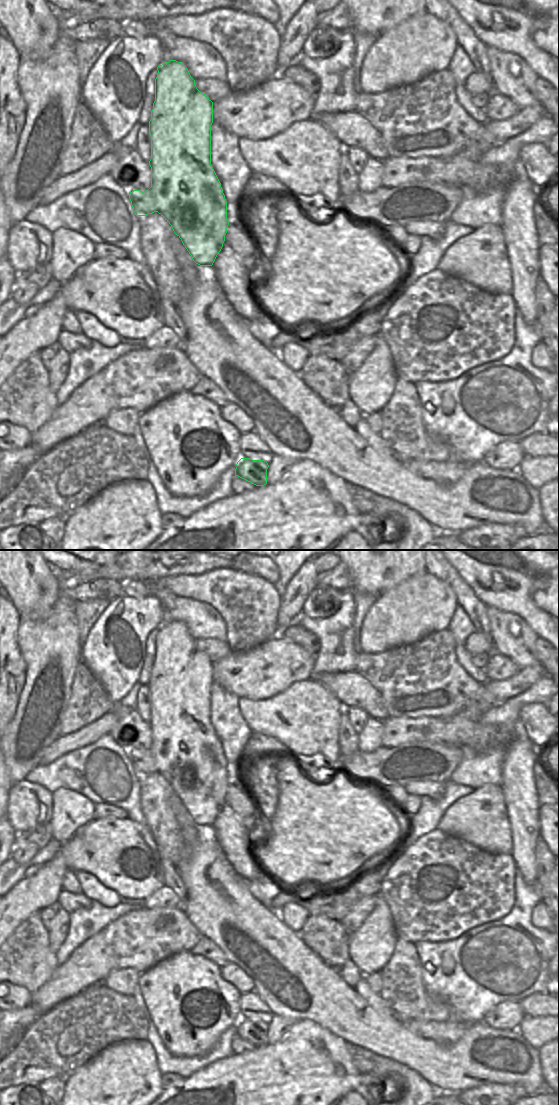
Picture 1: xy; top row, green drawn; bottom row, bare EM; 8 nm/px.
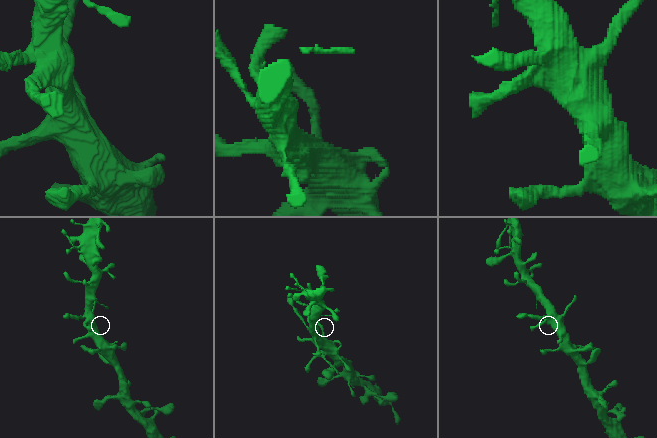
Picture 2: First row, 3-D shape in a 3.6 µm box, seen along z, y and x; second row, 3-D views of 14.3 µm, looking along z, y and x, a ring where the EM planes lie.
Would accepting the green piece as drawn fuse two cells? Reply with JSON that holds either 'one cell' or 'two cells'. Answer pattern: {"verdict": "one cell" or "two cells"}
{"verdict": "one cell"}

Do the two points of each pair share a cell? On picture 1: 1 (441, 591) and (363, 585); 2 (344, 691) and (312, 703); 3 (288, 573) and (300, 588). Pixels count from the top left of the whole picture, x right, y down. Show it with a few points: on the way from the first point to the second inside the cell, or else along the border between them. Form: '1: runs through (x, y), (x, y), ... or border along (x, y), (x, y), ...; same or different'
1: border along (413, 574), (384, 591), (378, 597); different
2: border along (314, 680), (318, 681), (344, 708); different
3: border along (307, 560), (280, 595); different

